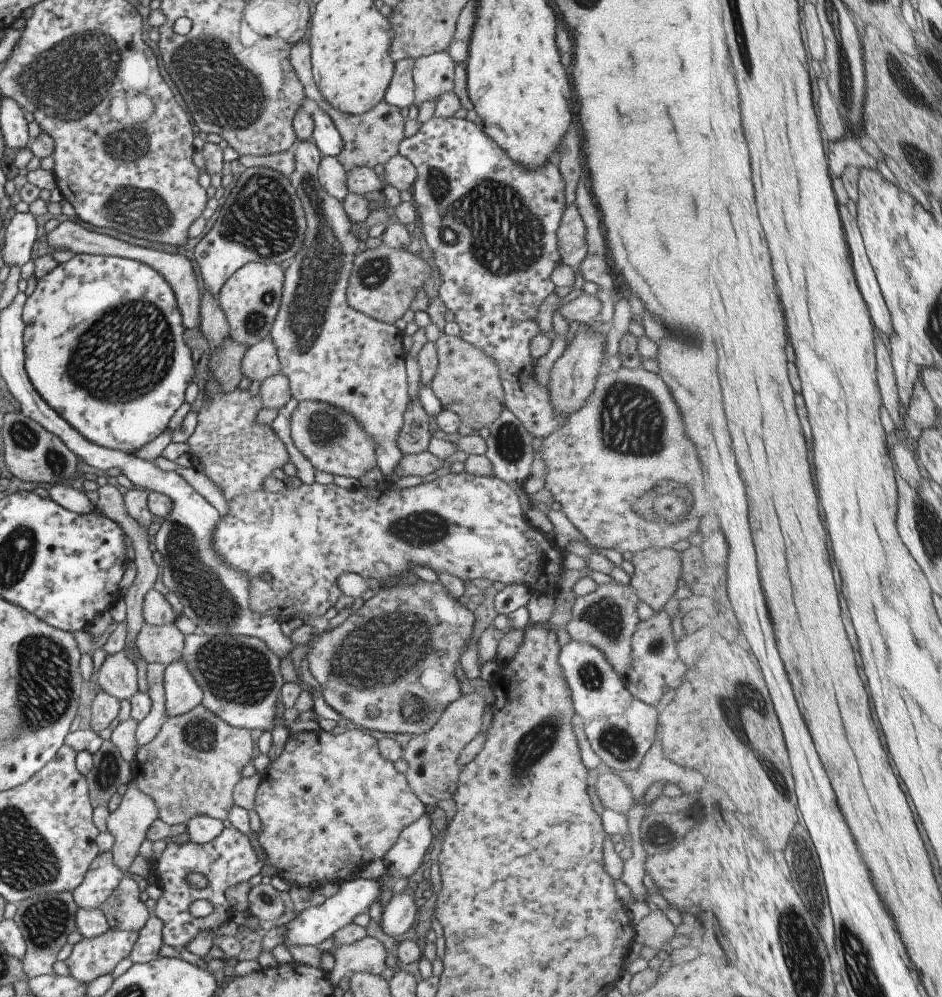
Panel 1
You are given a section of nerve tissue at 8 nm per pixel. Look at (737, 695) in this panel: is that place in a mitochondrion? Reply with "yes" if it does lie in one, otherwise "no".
yes

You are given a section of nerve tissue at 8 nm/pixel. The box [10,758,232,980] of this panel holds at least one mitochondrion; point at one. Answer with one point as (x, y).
(45, 920)

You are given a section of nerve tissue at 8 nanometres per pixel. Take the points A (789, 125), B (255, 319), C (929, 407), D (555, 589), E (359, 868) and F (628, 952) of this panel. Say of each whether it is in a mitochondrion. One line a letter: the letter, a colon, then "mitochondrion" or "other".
A: other
B: mitochondrion
C: other
D: other
E: other
F: other

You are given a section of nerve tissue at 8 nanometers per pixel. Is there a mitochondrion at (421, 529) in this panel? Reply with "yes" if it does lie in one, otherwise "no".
yes

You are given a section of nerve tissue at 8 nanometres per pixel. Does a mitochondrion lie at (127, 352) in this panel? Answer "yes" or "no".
yes

